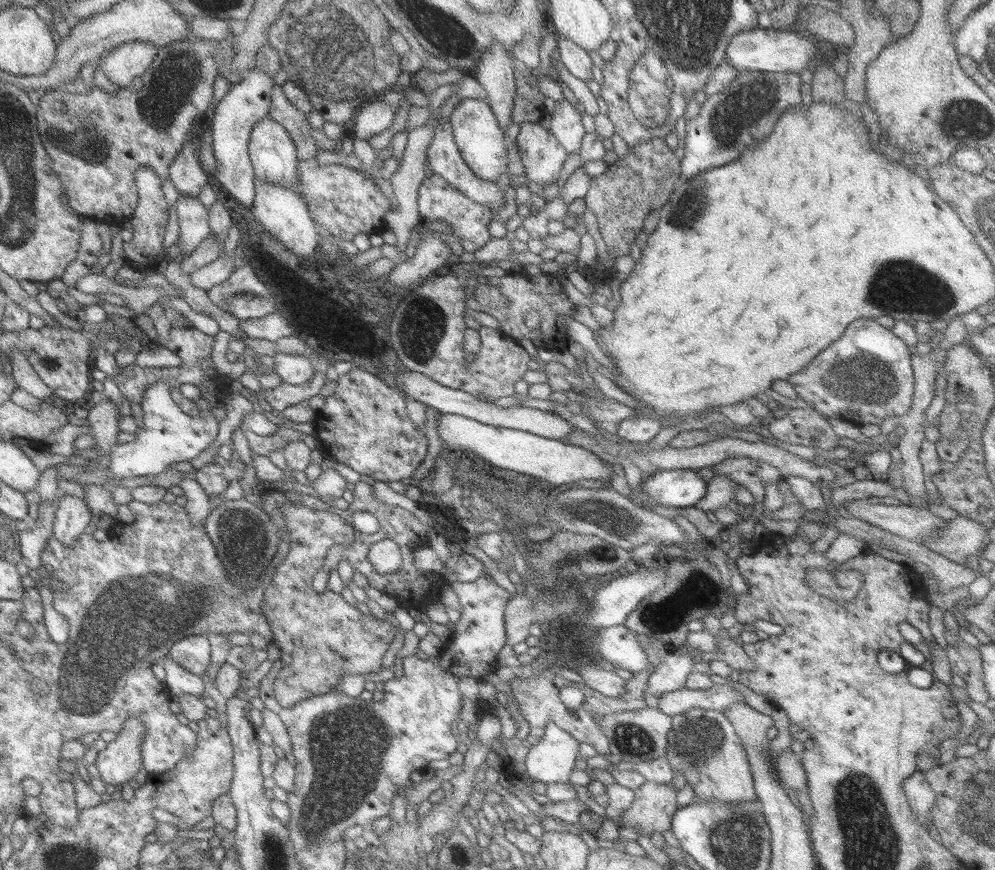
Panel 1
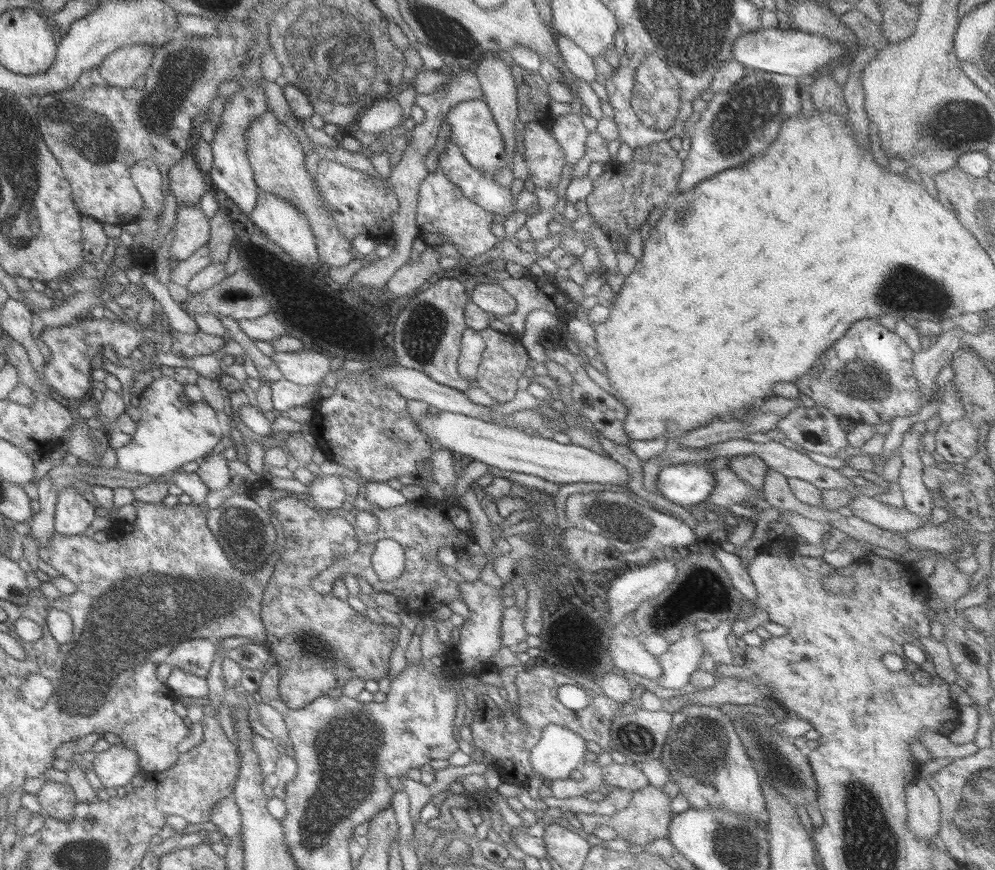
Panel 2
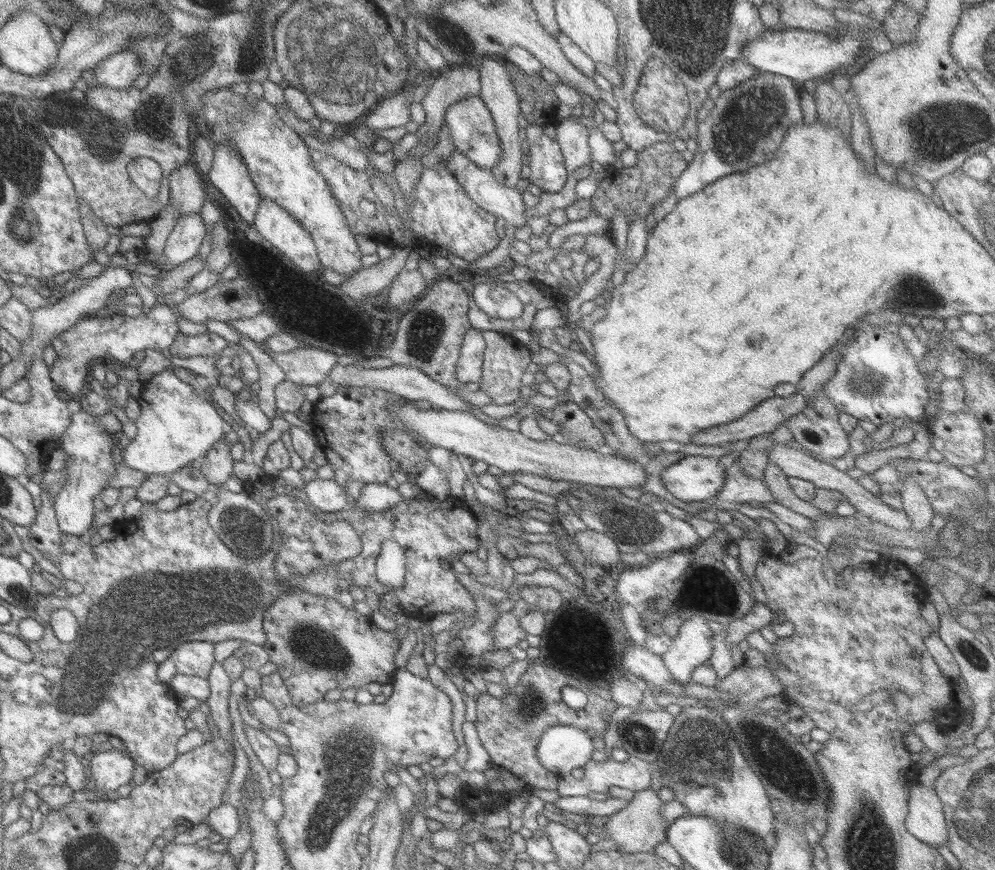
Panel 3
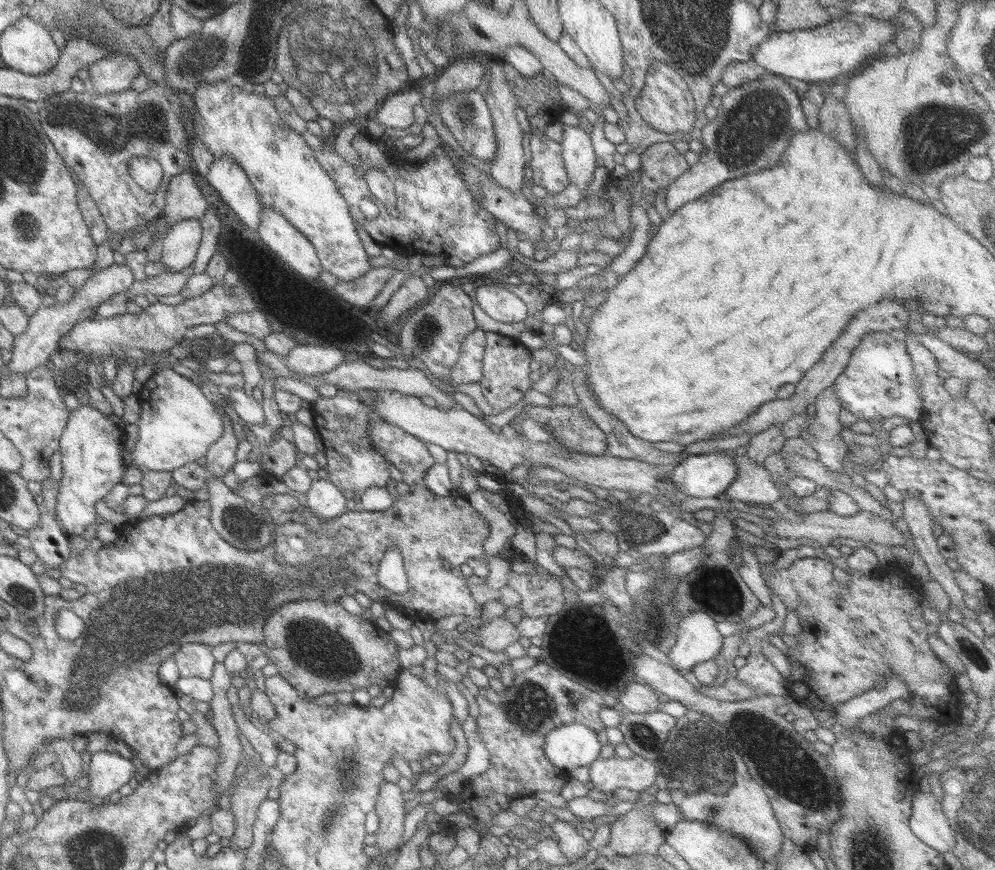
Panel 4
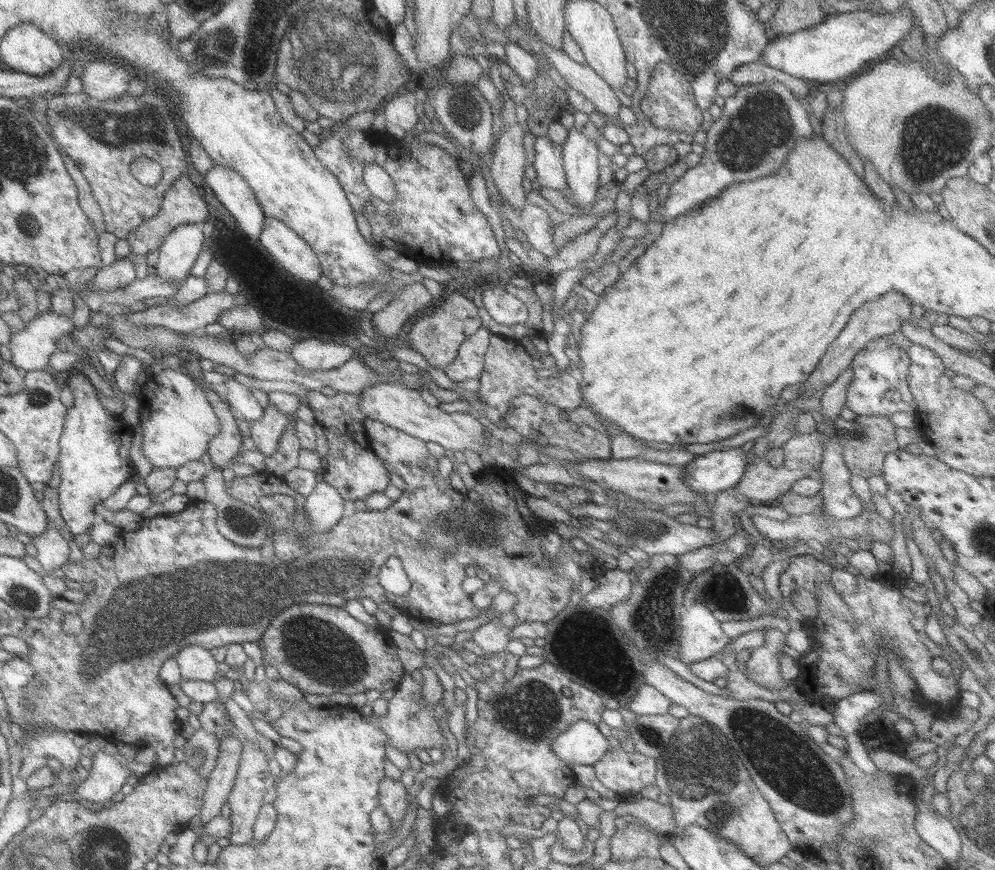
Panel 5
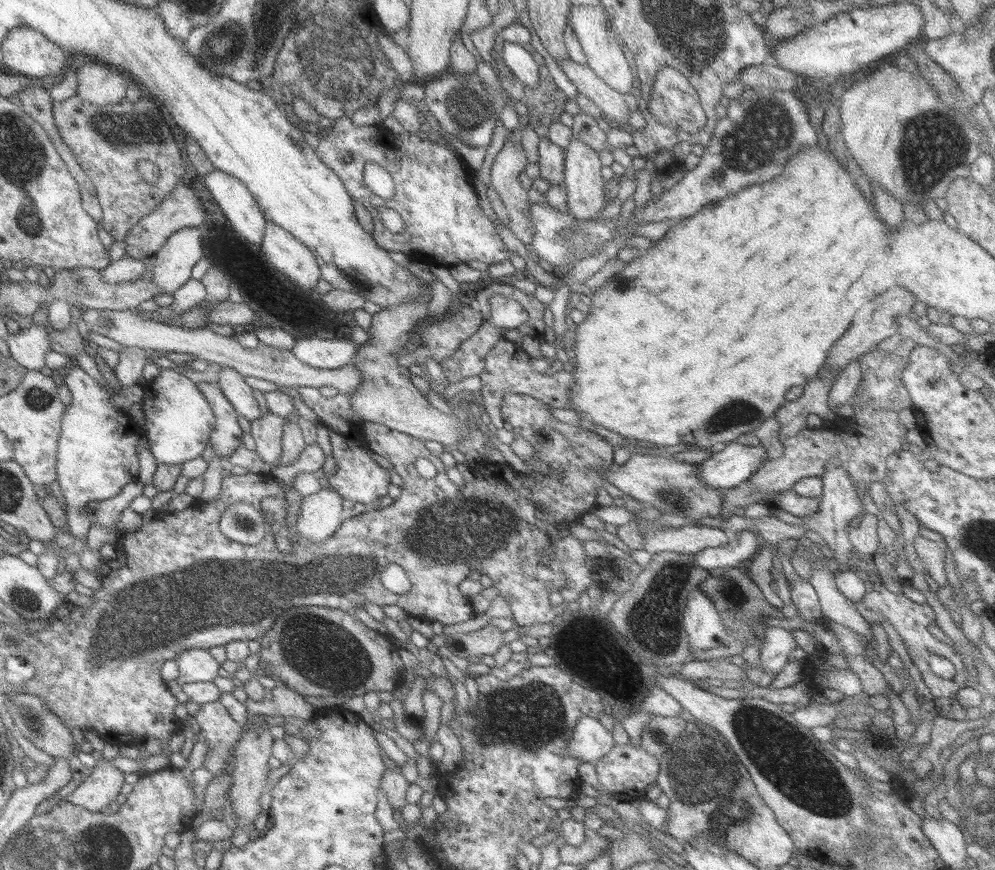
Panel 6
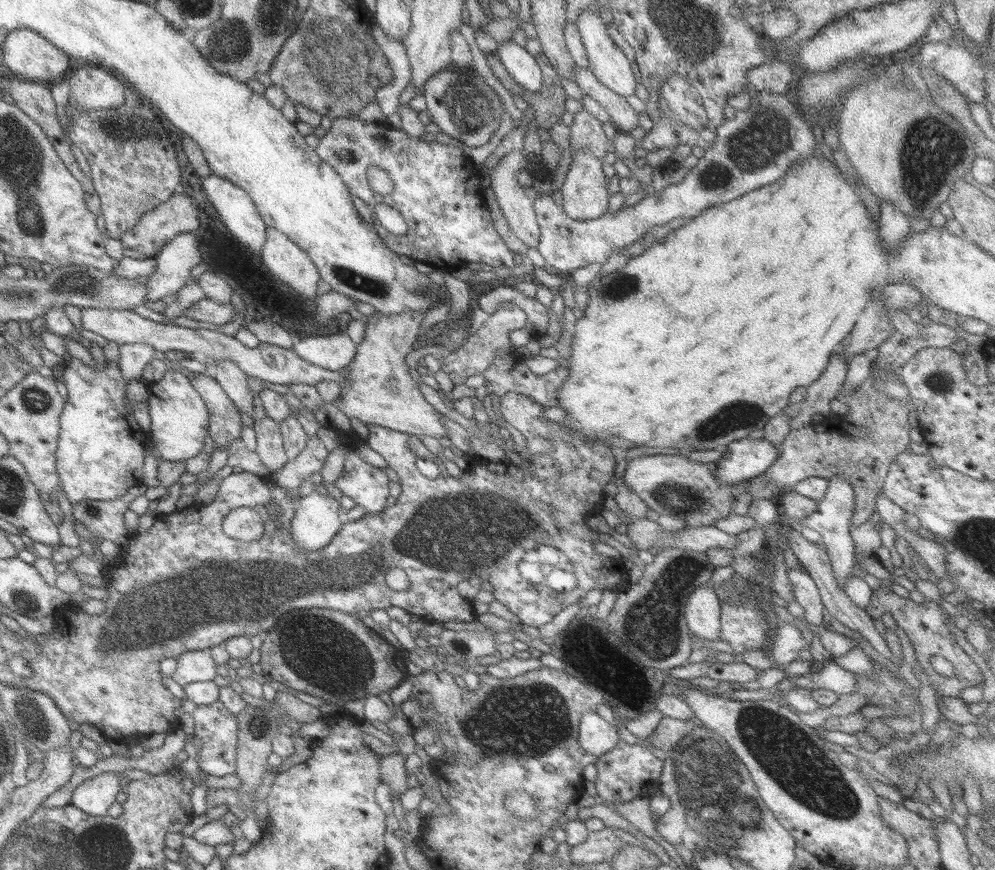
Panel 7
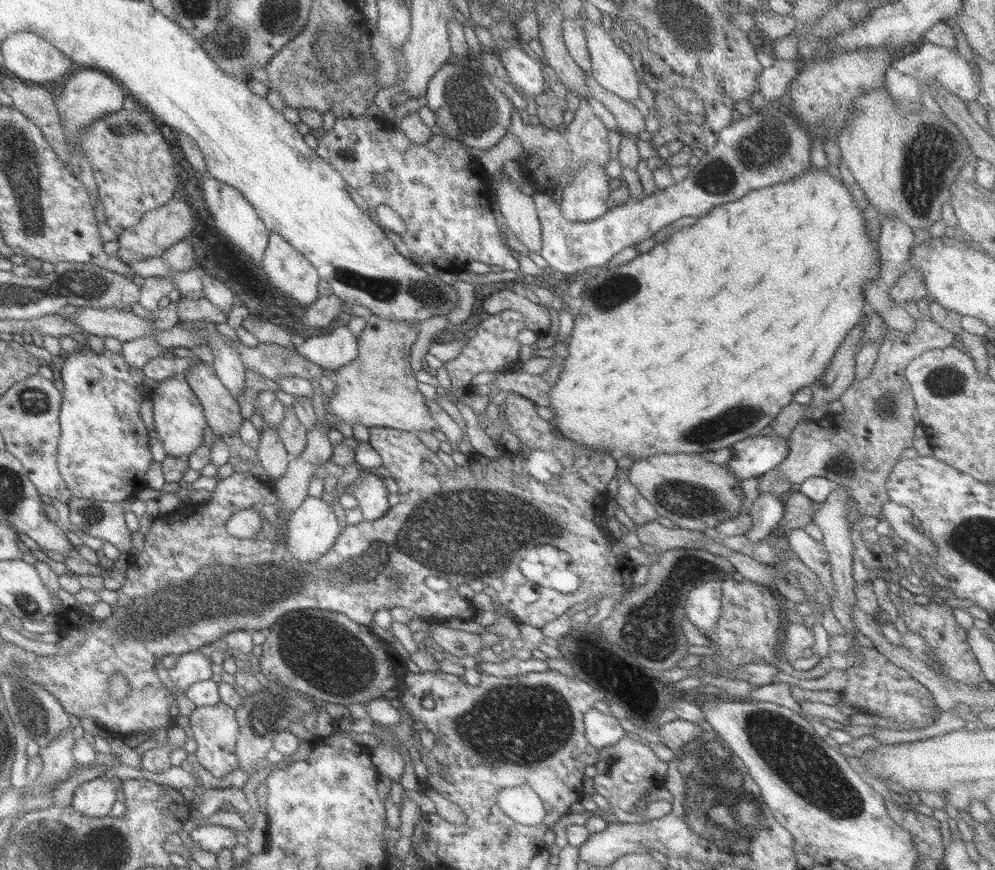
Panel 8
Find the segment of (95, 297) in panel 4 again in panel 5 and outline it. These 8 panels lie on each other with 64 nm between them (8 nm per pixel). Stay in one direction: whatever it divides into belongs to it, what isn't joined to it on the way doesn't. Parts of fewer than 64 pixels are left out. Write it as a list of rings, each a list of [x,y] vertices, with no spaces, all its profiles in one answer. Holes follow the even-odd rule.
[[[124,258],[103,266],[88,284],[88,292],[108,292],[129,286],[136,279],[134,266]],[[52,311],[37,314],[23,330],[10,336],[10,364],[26,373],[44,370],[50,356],[57,351],[59,339],[74,329],[71,318],[60,317]]]

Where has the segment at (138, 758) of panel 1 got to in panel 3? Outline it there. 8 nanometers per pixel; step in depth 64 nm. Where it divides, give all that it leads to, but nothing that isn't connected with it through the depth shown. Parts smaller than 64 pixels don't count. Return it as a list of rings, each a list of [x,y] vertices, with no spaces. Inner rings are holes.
[[[123,748],[104,752],[102,749],[92,754],[90,760],[91,780],[99,792],[107,794],[133,780],[134,760]]]

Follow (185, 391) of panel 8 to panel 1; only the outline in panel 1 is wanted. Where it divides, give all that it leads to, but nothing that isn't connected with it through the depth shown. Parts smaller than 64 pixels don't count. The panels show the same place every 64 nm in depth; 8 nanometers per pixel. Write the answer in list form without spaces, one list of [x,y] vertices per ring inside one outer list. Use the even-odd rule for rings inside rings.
[[[159,382],[149,386],[145,390],[140,406],[142,406],[142,425],[135,433],[135,440],[116,444],[111,450],[110,467],[106,468],[109,470],[109,484],[104,486],[107,489],[115,488],[111,484],[114,479],[154,476],[168,470],[172,464],[189,462],[202,454],[218,436],[220,424],[214,418],[210,408],[202,404],[202,414],[198,418],[184,414],[174,404],[168,383]]]

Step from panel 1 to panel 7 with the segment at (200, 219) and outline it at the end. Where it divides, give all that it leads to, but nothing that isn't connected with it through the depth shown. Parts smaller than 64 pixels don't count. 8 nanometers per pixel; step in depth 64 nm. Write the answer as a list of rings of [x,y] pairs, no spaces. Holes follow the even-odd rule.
[[[185,232],[175,236],[170,242],[163,245],[162,250],[160,250],[155,258],[156,269],[154,269],[154,273],[146,282],[148,296],[146,296],[145,302],[155,303],[158,300],[162,301],[162,298],[169,295],[176,295],[188,282],[192,268],[199,263],[201,263],[201,256],[195,233]]]

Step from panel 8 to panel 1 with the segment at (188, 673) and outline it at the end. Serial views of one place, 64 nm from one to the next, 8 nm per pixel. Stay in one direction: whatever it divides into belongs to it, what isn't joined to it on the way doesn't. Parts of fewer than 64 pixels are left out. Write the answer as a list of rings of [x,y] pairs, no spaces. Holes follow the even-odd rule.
[[[202,634],[182,638],[171,646],[168,657],[184,670],[202,676],[207,674],[211,661],[210,641],[206,635]]]

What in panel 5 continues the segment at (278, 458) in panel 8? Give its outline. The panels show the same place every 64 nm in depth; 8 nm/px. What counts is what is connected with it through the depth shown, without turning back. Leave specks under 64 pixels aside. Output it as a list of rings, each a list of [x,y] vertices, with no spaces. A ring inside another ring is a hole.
[[[268,404],[263,410],[262,418],[250,425],[250,437],[255,443],[255,448],[265,457],[272,456],[277,451],[282,433],[291,421],[291,417]]]

